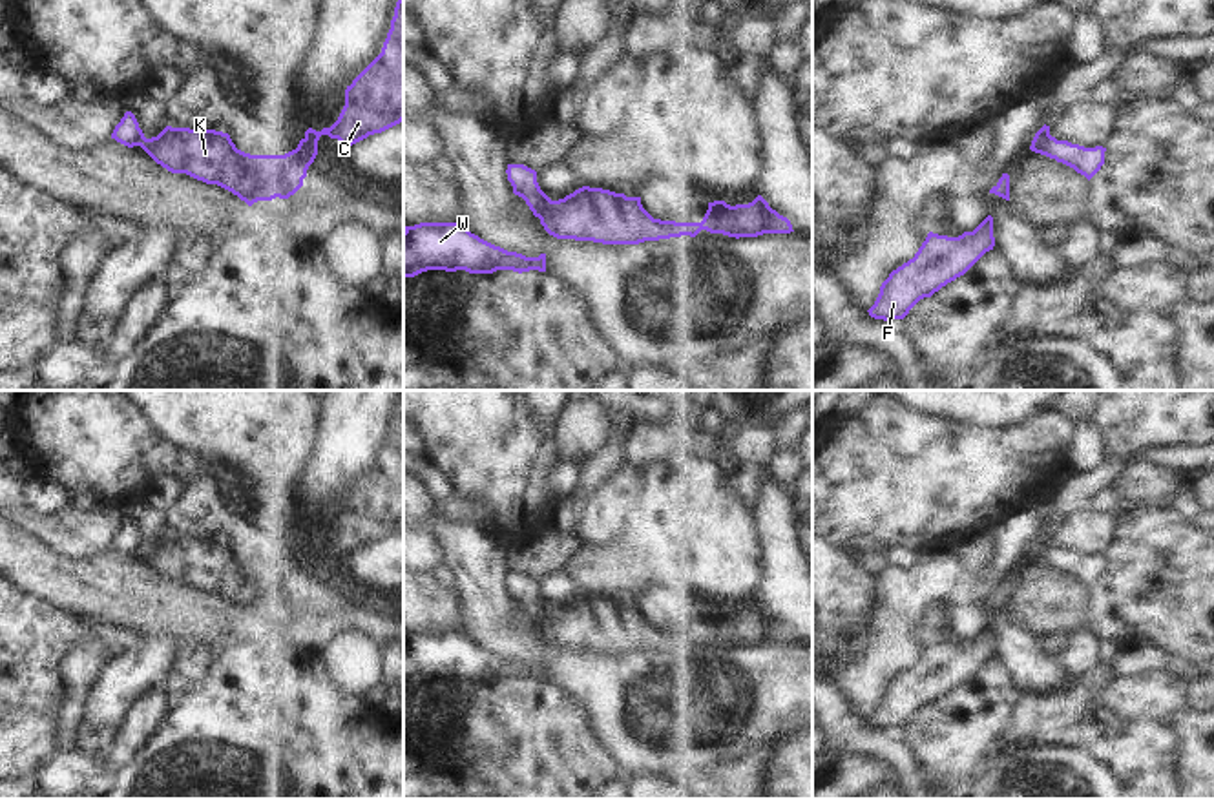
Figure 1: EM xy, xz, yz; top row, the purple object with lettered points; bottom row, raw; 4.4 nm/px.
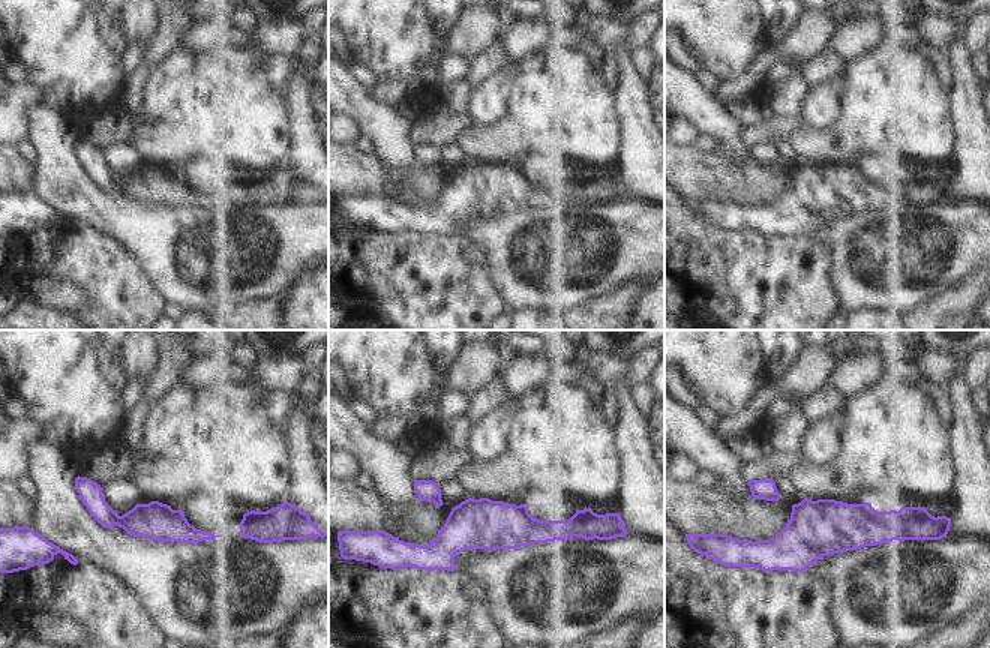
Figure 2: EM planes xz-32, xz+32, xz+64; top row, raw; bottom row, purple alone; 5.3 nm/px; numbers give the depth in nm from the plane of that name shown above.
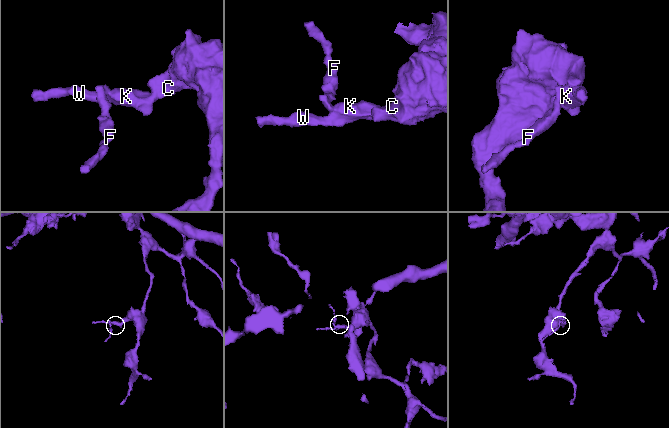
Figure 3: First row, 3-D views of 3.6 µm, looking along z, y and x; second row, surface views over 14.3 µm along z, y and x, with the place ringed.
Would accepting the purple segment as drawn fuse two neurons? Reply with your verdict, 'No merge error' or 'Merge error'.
Merge error

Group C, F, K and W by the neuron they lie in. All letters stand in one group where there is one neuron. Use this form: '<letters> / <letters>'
C K W / F

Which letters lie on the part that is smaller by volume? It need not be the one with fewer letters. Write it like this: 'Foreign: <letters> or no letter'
Foreign: F

